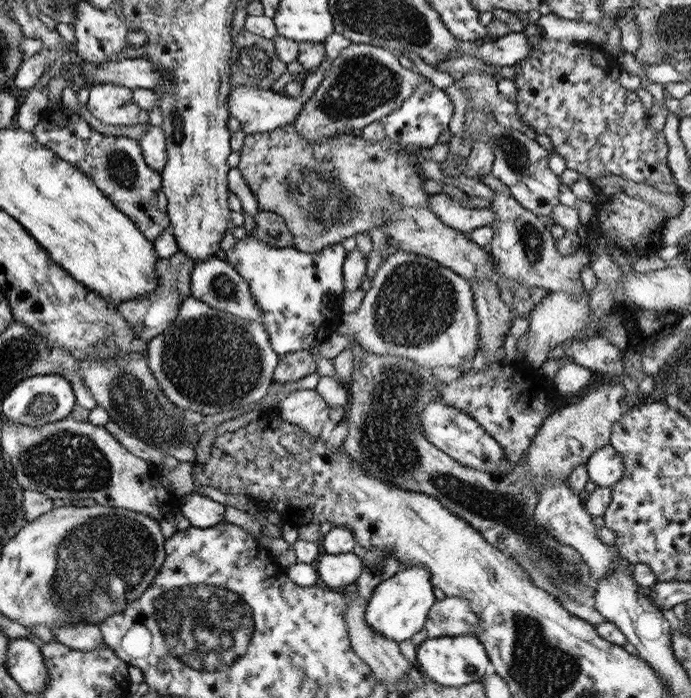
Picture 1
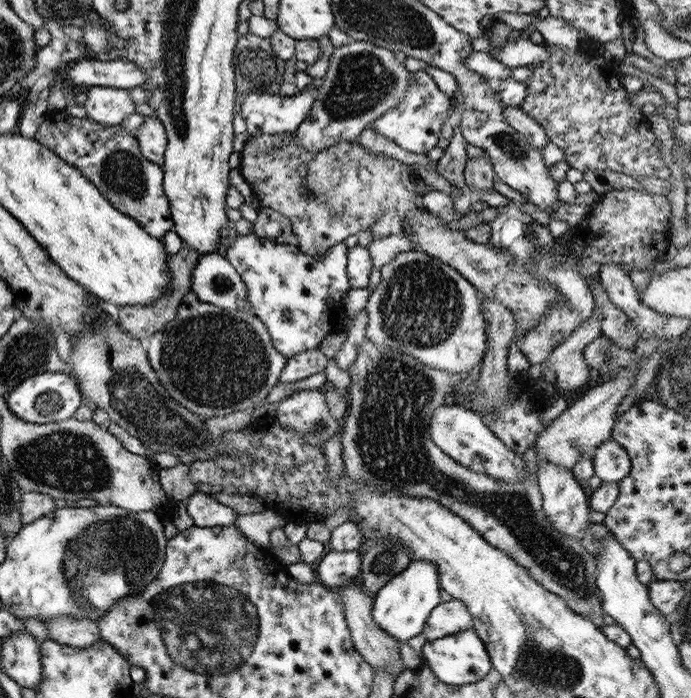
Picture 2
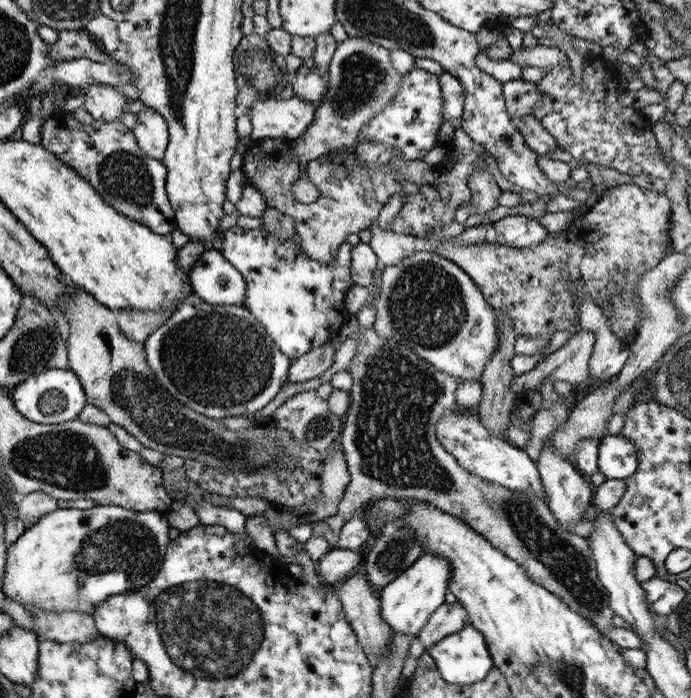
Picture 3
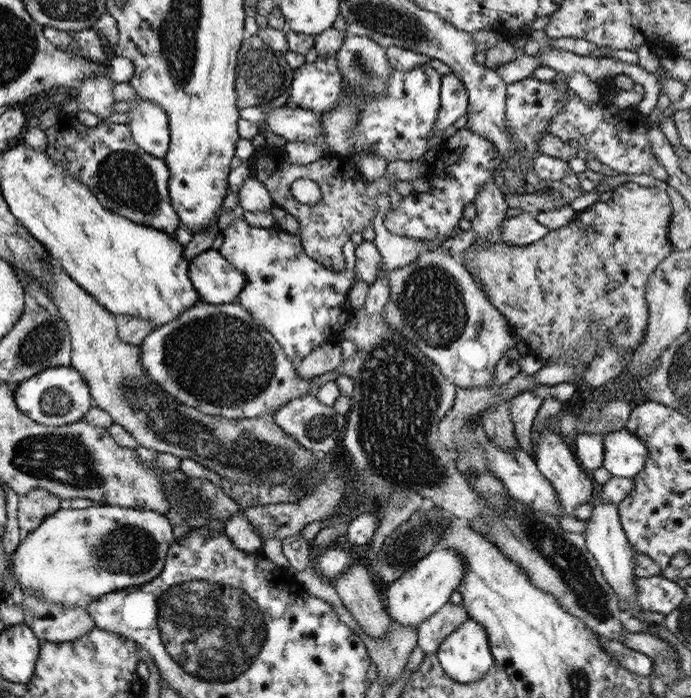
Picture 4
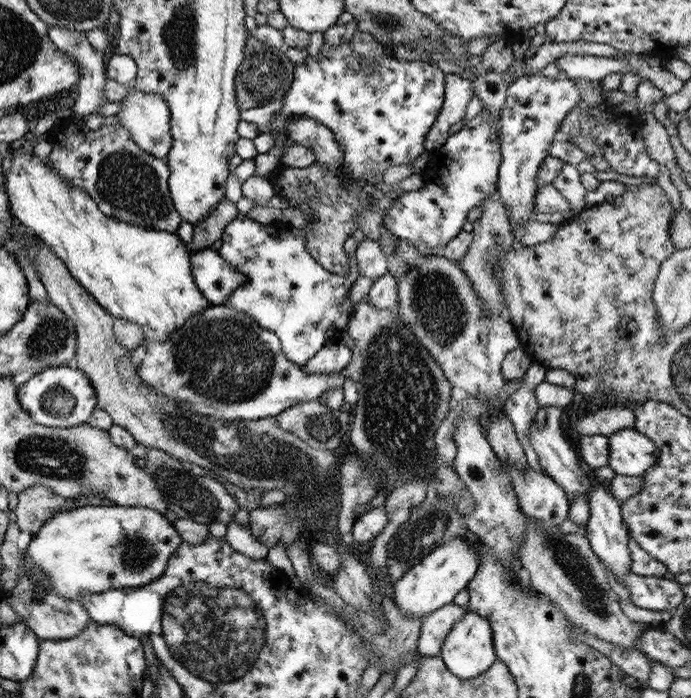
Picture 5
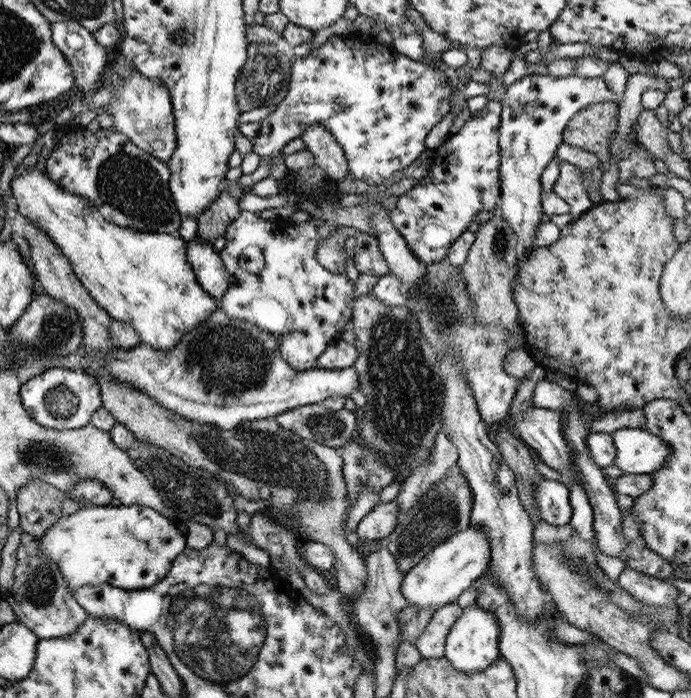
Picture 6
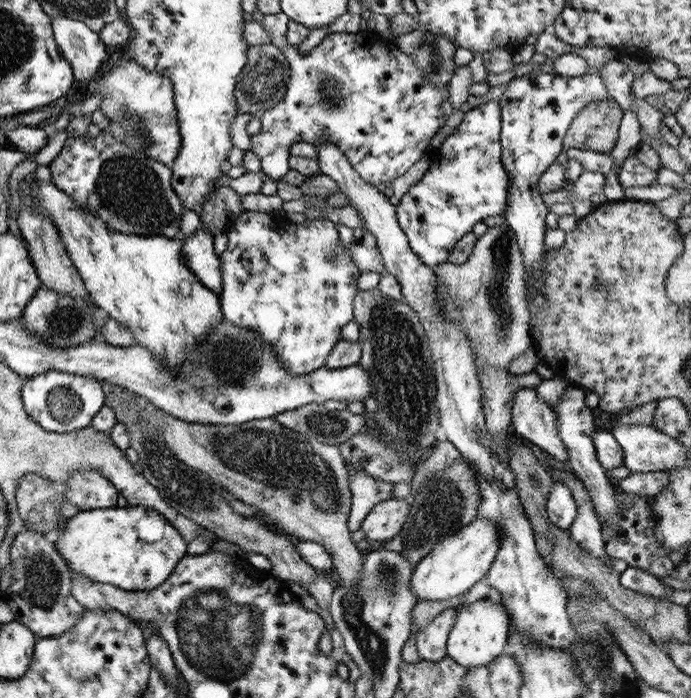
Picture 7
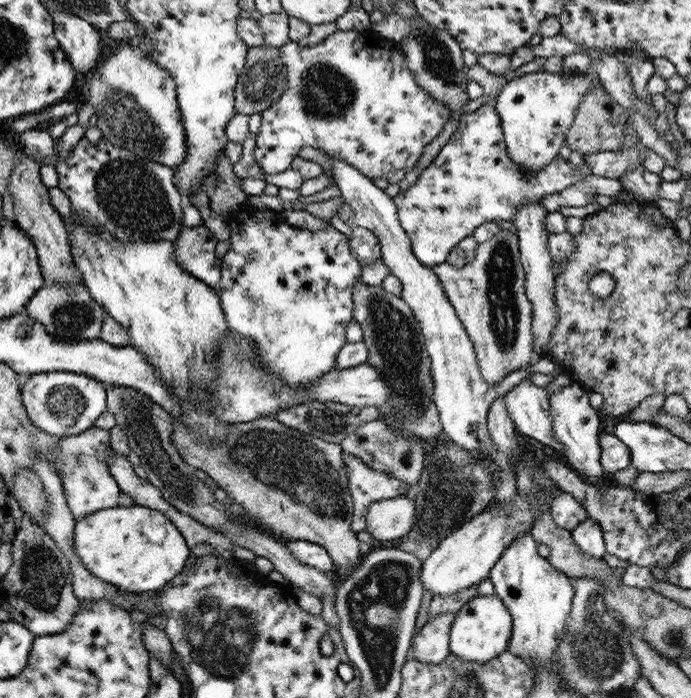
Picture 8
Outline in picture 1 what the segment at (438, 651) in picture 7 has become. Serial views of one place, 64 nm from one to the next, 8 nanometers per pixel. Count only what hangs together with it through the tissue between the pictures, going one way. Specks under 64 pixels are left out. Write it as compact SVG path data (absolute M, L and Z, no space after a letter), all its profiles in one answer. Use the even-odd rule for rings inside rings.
M443 596L442 600L435 600L429 608L423 628L429 638L463 634L477 636L479 620L463 598Z

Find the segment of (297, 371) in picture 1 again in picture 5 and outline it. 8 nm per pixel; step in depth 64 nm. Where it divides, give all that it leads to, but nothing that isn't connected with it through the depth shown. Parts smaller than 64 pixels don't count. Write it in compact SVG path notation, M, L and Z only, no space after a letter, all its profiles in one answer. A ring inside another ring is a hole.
M334 341L323 345L303 364L307 373L337 373L351 360L351 349L343 342Z

